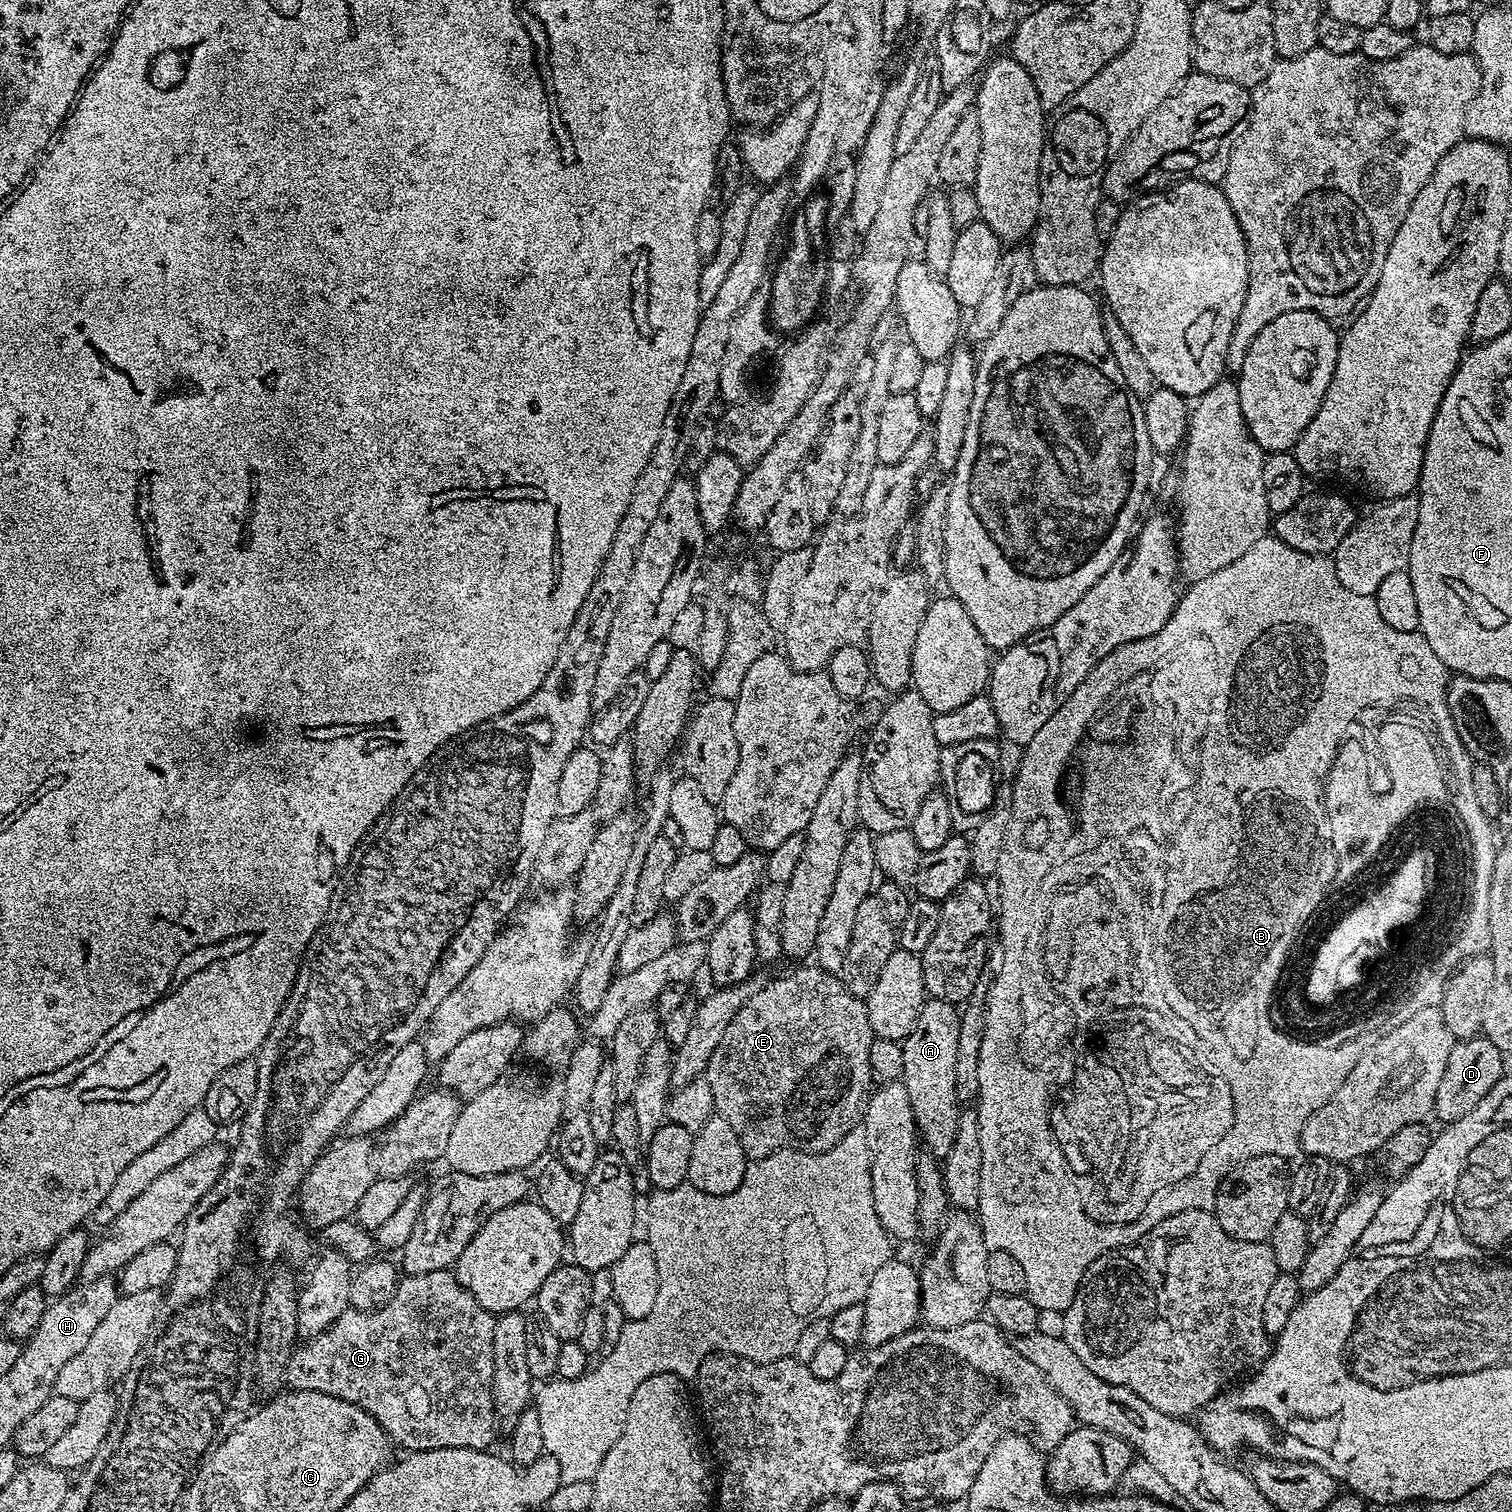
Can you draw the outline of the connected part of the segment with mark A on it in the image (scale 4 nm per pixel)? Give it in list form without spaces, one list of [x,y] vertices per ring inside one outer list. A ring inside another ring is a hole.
[[[925,999],[922,1010],[914,1022],[912,1032],[902,1041],[904,1053],[902,1054],[902,1077],[906,1086],[906,1094],[910,1094],[910,1110],[914,1110],[914,1122],[919,1139],[926,1147],[927,1155],[943,1158],[950,1154],[954,1146],[954,1138],[958,1134],[958,1122],[962,1104],[956,1099],[955,1094],[955,1059],[959,1044],[959,1028],[961,1009],[950,1002]]]

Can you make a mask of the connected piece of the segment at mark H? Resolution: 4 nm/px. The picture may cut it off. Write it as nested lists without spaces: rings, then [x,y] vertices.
[[[113,1275],[79,1281],[49,1305],[35,1334],[25,1341],[22,1349],[28,1356],[60,1356],[60,1360],[68,1362],[89,1344],[98,1322],[117,1299],[118,1284]]]

